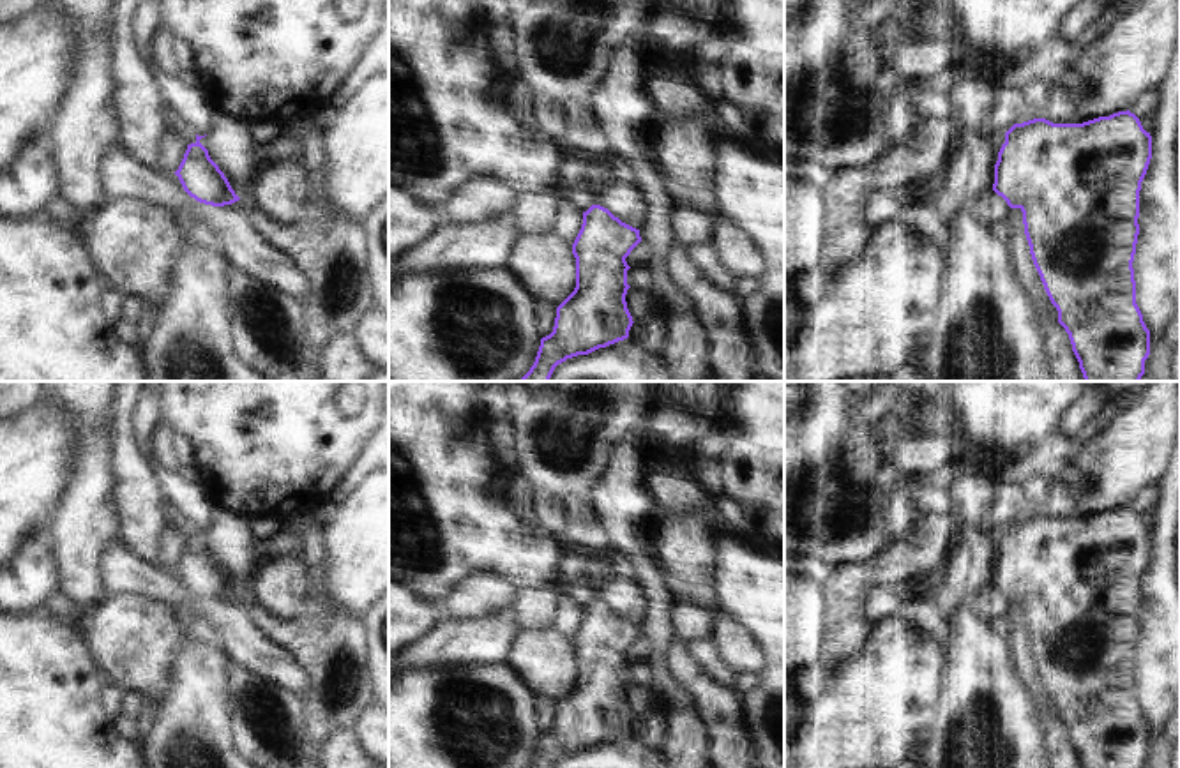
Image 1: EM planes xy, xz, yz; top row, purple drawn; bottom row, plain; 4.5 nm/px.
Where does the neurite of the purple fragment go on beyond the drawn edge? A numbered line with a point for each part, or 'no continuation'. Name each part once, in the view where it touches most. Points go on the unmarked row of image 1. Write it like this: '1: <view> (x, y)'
no continuation

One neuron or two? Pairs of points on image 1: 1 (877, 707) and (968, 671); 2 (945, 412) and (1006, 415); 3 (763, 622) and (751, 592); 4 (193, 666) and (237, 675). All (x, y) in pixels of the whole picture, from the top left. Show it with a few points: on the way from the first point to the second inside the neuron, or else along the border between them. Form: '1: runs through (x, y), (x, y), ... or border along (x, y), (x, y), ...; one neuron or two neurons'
1: border along (949, 645), (938, 715), (933, 722); two neurons
2: runs through (960, 412), (991, 412); one neuron
3: runs through (763, 615), (763, 604), (758, 599); one neuron
4: border along (228, 661), (226, 707), (230, 714); two neurons

